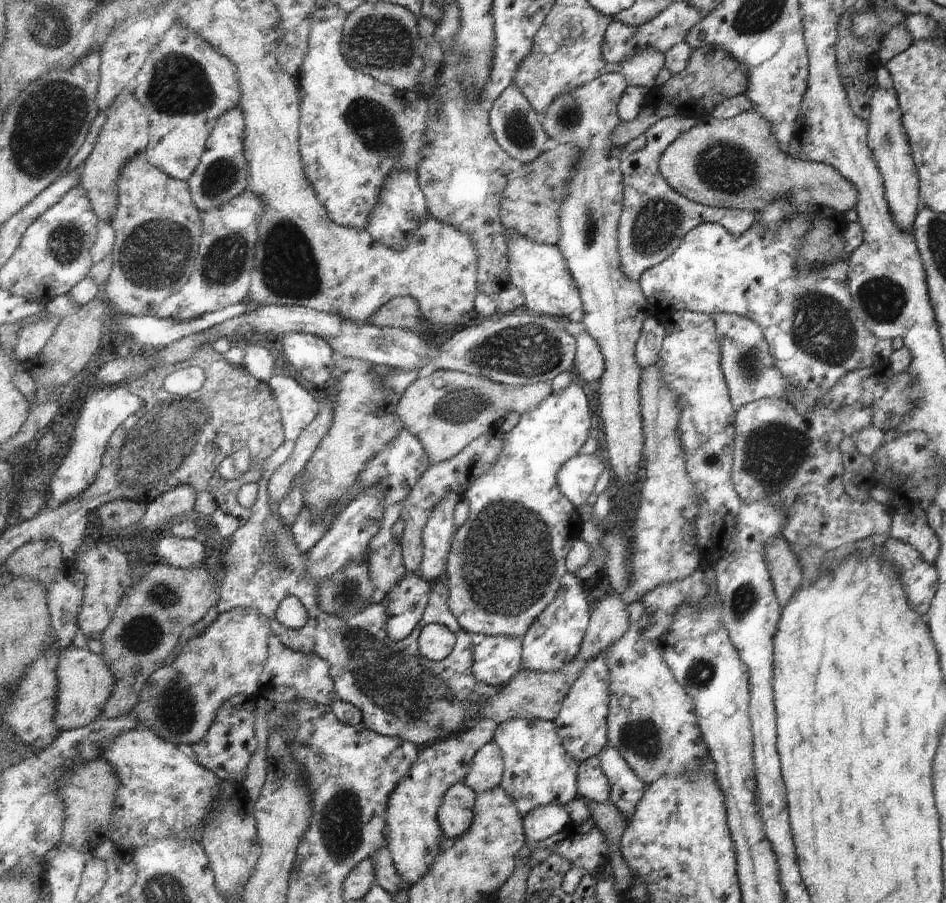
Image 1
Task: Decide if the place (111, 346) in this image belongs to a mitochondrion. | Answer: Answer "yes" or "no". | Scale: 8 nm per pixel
no

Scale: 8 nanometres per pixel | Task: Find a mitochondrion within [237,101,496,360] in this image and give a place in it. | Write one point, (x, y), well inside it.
(290, 268)

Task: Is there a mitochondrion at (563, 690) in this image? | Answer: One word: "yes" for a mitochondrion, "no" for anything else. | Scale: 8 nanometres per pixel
no

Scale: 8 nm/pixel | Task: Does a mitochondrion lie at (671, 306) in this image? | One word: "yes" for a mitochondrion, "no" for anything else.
no

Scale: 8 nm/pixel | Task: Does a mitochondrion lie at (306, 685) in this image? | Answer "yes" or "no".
no

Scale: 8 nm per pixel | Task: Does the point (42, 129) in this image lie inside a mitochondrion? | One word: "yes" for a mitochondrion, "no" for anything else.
yes

